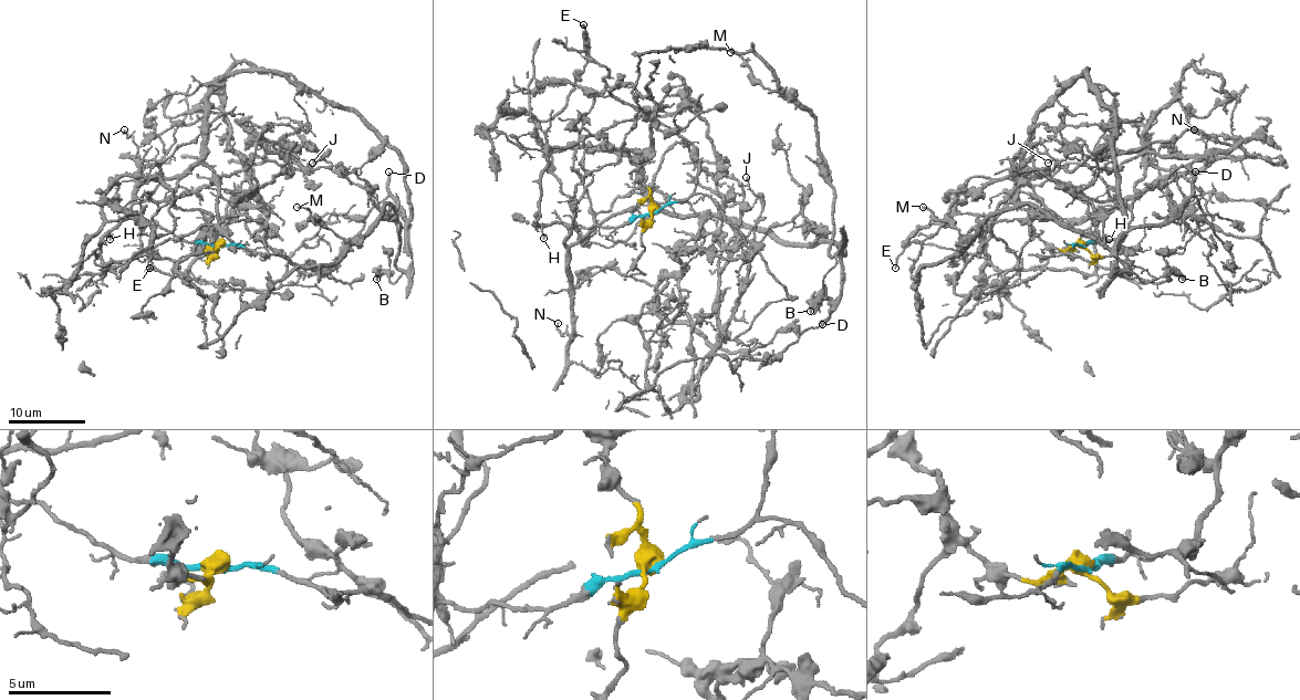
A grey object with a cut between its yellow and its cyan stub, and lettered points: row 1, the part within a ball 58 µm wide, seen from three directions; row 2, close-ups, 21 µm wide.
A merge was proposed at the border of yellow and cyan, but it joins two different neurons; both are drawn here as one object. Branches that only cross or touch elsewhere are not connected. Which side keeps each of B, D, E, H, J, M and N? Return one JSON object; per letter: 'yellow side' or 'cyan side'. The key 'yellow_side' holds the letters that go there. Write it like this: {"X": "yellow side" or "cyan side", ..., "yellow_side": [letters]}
{"B": "yellow side", "D": "yellow side", "E": "yellow side", "H": "cyan side", "J": "cyan side", "M": "yellow side", "N": "cyan side", "yellow_side": ["B", "D", "E", "M"]}

